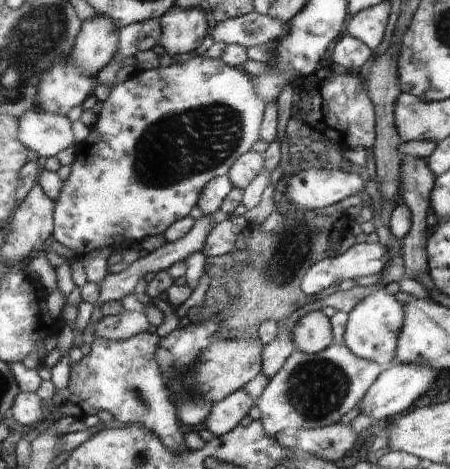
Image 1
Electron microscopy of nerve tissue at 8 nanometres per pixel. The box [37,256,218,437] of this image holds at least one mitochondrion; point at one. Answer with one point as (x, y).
(140, 395)

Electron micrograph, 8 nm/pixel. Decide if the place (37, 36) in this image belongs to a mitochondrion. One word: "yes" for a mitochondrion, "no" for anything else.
yes

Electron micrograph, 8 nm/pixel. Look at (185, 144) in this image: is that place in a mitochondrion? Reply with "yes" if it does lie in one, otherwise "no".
yes

